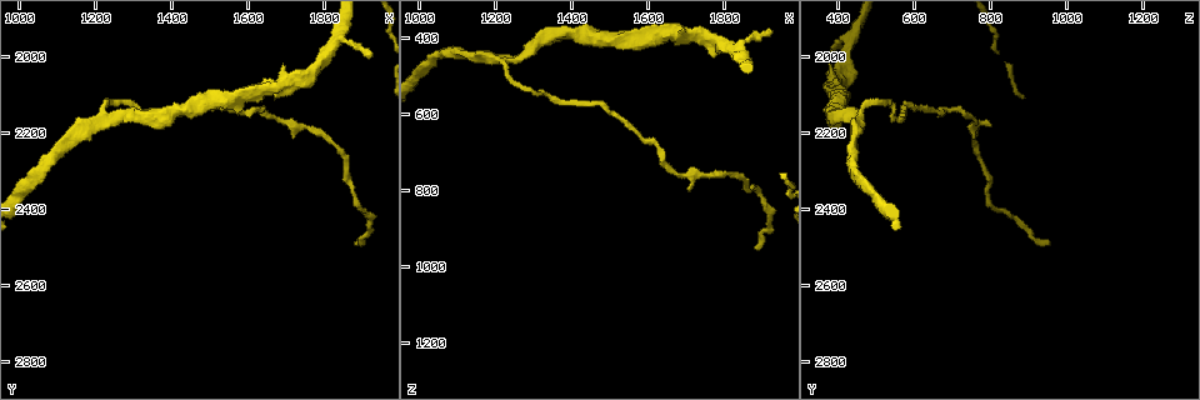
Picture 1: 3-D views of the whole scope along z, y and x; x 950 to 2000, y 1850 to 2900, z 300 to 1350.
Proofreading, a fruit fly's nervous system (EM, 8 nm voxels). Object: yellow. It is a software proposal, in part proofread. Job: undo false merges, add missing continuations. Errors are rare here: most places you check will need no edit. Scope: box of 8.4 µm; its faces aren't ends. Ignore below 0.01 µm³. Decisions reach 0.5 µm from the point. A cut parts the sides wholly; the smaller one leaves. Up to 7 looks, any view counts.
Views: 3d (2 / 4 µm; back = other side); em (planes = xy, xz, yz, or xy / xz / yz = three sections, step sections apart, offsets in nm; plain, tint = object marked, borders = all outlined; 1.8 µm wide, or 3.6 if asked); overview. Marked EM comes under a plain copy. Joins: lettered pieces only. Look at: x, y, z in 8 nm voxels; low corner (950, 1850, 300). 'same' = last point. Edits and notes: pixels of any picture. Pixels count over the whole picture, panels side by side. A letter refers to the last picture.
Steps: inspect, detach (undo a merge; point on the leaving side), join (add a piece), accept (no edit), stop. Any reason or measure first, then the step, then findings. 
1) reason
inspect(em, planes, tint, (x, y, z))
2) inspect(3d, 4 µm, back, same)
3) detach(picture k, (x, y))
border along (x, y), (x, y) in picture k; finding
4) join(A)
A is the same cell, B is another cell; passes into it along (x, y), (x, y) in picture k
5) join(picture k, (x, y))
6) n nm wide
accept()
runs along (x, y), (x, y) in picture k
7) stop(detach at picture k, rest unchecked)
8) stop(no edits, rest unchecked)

tapers out
inspect(em, planes, borders, (1890, 2480, 960))

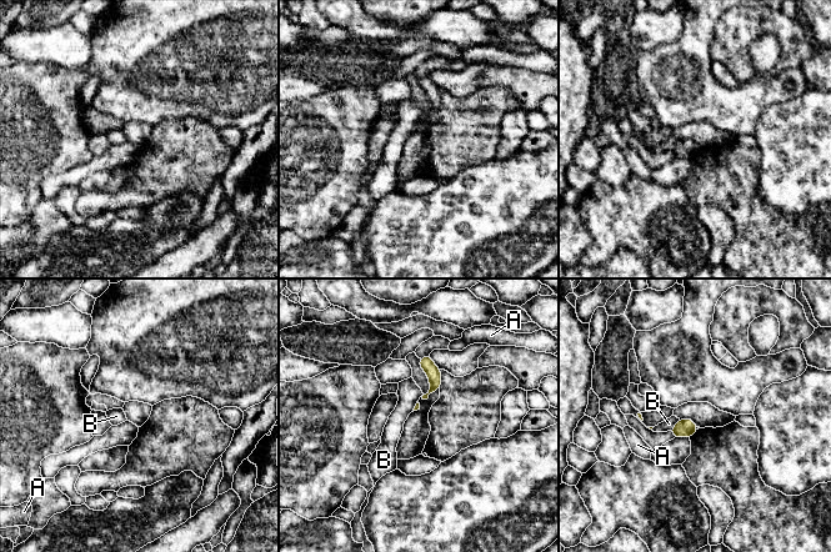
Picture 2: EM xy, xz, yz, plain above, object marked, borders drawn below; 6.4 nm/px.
B touches over 100 nm
accept()
A and B are other cells; no lettered piece goes on from it

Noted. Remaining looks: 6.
abrupt turn
inspect(3d, 2 µm, back, (1215, 2155, 460))

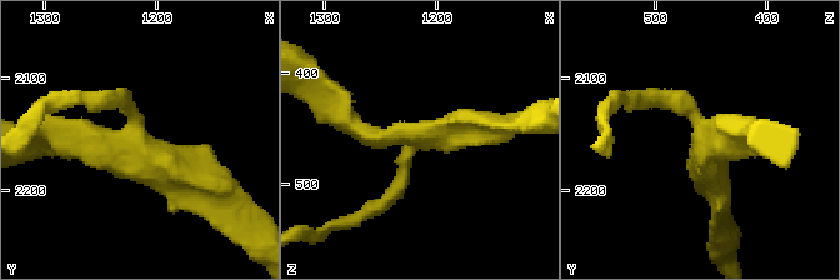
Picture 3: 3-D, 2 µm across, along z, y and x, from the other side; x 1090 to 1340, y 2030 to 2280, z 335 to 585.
inspect(em, yz, step 4, tint, (1222, 2154, 460))

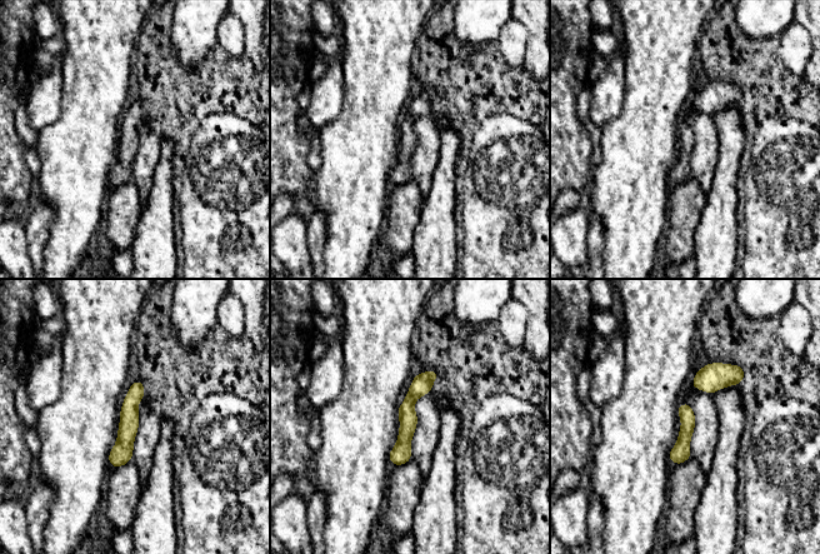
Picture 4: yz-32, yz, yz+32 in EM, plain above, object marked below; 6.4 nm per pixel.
another direction
inspect(em, planes, borders, same)

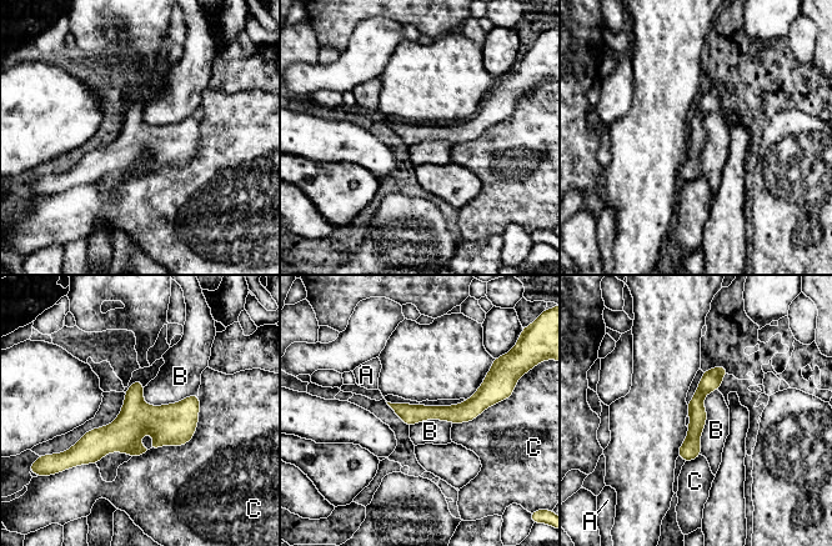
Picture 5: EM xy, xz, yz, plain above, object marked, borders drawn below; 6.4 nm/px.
accept()
A, B and C are other cells; border along (717, 389), (705, 396), (700, 454) in picture 5; continuous, no second neuron

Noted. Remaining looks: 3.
branch stops here
inspect(em, planes, borders, (1920, 1995, 385))

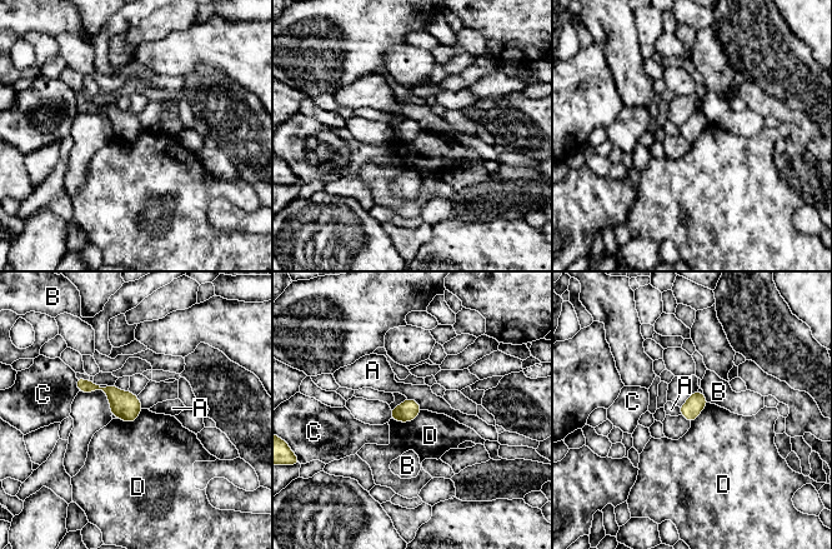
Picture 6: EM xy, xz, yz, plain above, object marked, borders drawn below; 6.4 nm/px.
accept()
A, B, C and D are other cells; border along (421, 409), (411, 420), (391, 419) in picture 6; none of them fits

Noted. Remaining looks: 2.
stop(no edits, rest unchecked)

